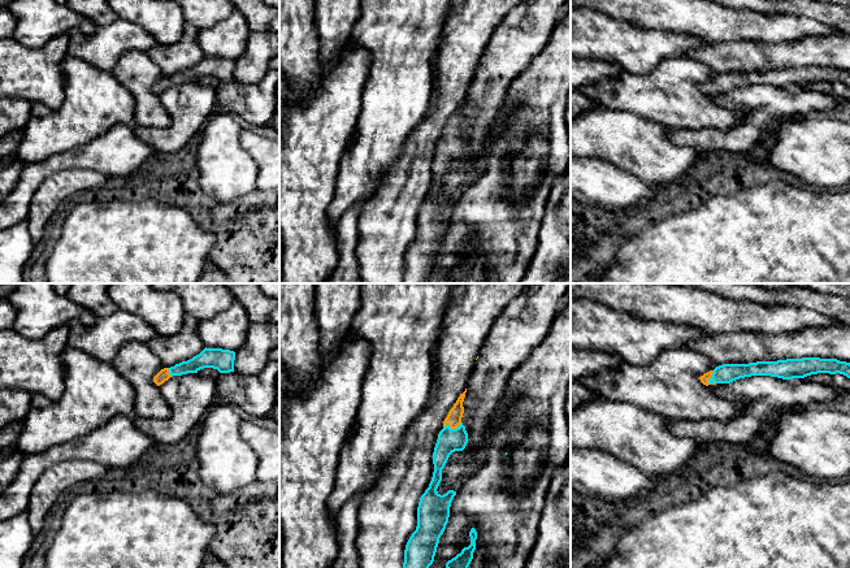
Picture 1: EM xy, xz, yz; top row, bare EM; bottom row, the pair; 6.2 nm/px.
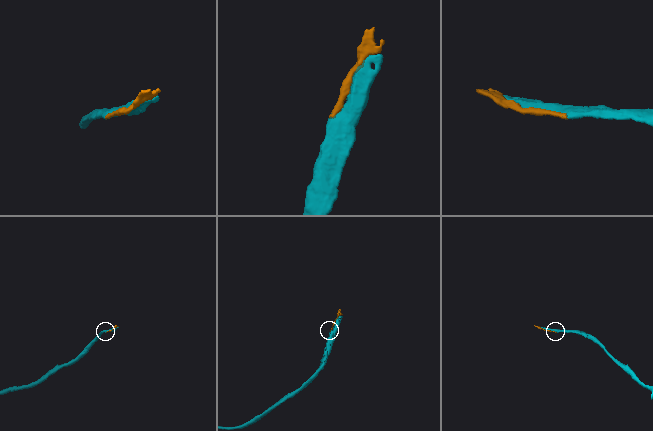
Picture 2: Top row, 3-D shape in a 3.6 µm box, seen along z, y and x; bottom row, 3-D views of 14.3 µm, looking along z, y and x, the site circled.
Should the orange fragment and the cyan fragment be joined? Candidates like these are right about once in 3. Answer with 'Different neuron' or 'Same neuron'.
Same neuron

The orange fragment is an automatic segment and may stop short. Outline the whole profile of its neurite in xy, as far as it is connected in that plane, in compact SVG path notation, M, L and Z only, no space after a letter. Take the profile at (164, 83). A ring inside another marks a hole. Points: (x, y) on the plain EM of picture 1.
M204 57L199 64L187 70L182 70L170 77L161 78L153 91L160 95L173 84L198 82L204 77L217 78L220 82L234 81L235 61L222 57Z

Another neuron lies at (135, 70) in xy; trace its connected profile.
M125 52L110 73L135 100L134 123L159 129L170 125L170 116L153 91L153 86L165 75L147 52Z

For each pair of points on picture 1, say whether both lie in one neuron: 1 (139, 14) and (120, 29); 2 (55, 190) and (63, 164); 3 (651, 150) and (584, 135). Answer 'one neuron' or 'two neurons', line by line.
1: two neurons
2: two neurons
3: one neuron

